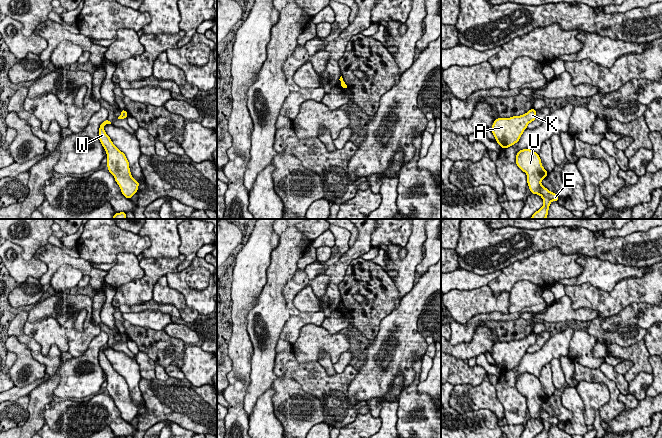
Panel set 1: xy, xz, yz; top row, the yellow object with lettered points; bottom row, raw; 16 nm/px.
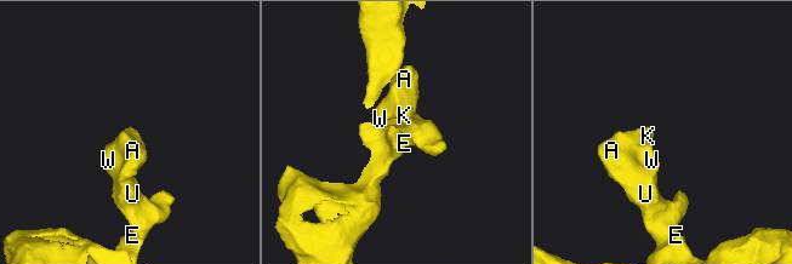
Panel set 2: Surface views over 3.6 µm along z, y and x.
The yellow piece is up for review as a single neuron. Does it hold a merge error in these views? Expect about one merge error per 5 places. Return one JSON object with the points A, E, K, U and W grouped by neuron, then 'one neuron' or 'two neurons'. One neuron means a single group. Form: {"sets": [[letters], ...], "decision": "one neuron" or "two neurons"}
{"sets": [["A", "E", "K", "U", "W"]], "decision": "one neuron"}

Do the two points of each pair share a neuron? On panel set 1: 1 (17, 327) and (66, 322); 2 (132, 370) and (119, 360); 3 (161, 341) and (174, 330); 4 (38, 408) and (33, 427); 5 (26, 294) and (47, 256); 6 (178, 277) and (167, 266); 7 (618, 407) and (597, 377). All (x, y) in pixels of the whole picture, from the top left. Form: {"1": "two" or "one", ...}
{"1": "two", "2": "one", "3": "two", "4": "one", "5": "two", "6": "two", "7": "one"}

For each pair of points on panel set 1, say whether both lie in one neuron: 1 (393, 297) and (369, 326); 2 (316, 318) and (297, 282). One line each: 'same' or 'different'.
1: same
2: same

